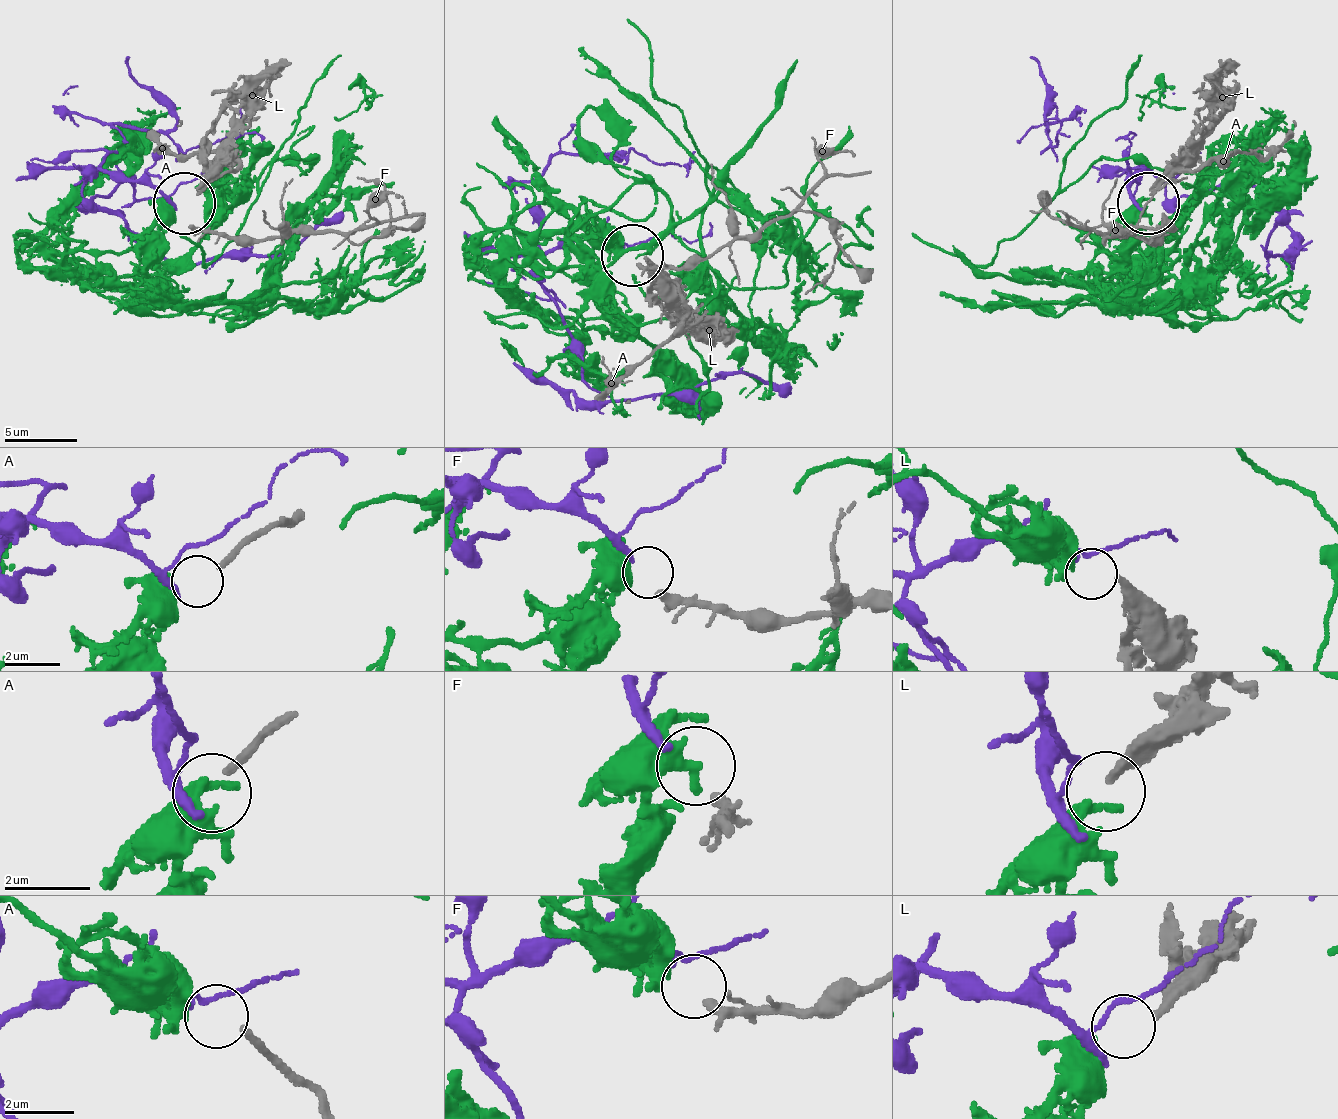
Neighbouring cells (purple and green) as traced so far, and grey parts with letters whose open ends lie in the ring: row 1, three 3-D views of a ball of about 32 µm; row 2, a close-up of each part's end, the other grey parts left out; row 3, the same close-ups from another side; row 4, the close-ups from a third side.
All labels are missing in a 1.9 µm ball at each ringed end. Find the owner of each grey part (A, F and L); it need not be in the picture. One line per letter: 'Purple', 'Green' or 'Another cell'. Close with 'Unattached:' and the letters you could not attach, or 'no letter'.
A: Another cell
F: Purple
L: Green
Unattached: A

